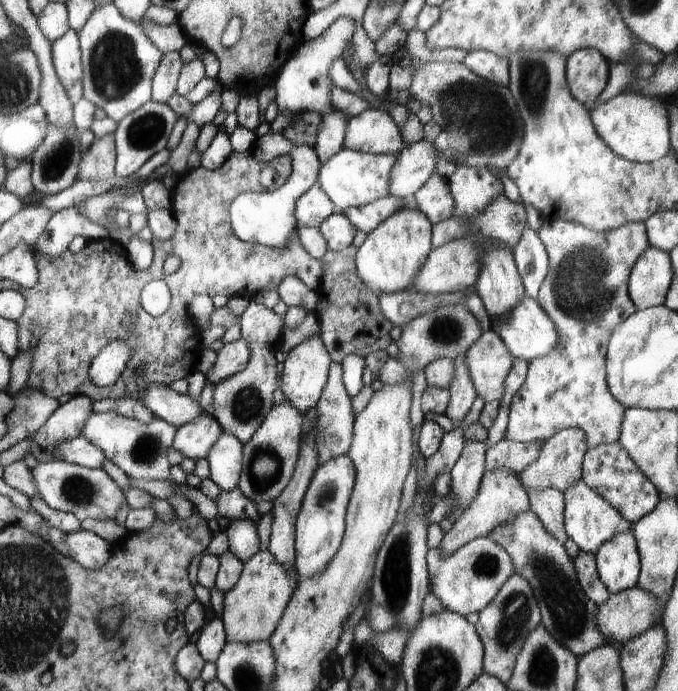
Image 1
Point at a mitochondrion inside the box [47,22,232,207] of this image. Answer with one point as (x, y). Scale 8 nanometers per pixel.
(114, 62)

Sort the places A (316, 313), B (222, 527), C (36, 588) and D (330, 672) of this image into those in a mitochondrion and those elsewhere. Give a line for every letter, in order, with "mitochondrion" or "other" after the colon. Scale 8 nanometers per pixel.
A: other
B: other
C: mitochondrion
D: other

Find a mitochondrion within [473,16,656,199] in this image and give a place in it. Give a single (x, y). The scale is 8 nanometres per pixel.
(534, 82)

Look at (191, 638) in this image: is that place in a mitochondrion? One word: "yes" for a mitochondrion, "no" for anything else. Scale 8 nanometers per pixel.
no

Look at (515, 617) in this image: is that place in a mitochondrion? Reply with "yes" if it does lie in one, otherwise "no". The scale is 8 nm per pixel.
yes

